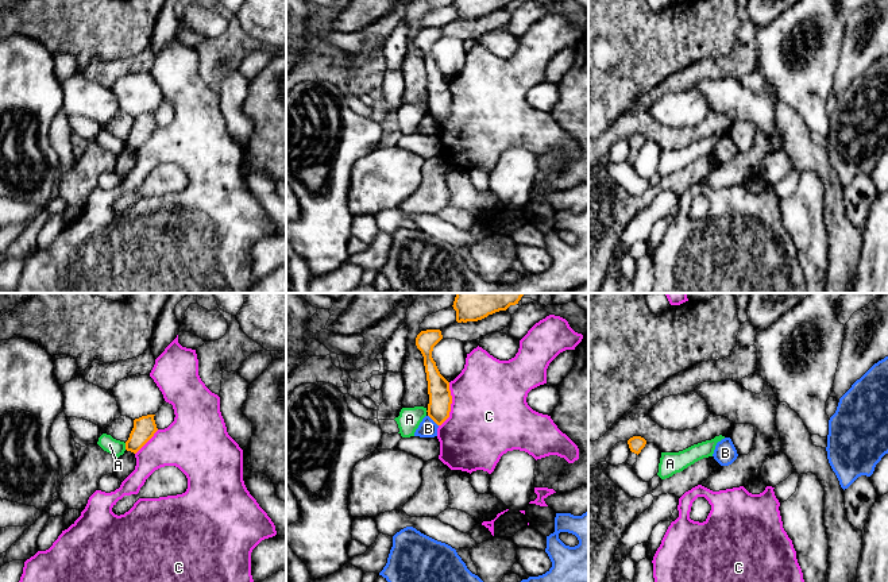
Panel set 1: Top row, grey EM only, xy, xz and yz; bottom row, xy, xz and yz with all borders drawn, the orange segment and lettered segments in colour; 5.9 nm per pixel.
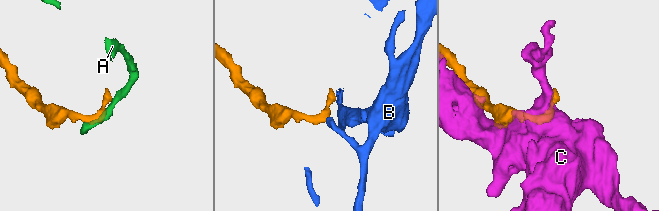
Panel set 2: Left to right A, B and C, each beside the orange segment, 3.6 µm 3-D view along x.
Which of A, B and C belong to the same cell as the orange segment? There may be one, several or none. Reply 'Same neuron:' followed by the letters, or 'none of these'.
Same neuron: none of these

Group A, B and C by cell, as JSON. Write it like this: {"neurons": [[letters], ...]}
{"neurons": [["A"], ["B"], ["C"]]}

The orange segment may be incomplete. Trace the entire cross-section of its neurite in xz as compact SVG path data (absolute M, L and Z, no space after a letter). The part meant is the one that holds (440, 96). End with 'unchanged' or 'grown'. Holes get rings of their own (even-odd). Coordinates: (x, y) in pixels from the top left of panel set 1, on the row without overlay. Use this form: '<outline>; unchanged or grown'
M440 27L421 28L416 35L416 43L424 54L424 63L428 78L428 113L441 123L451 109L452 93L449 80L440 72L432 55L433 45L443 36Z; unchanged

